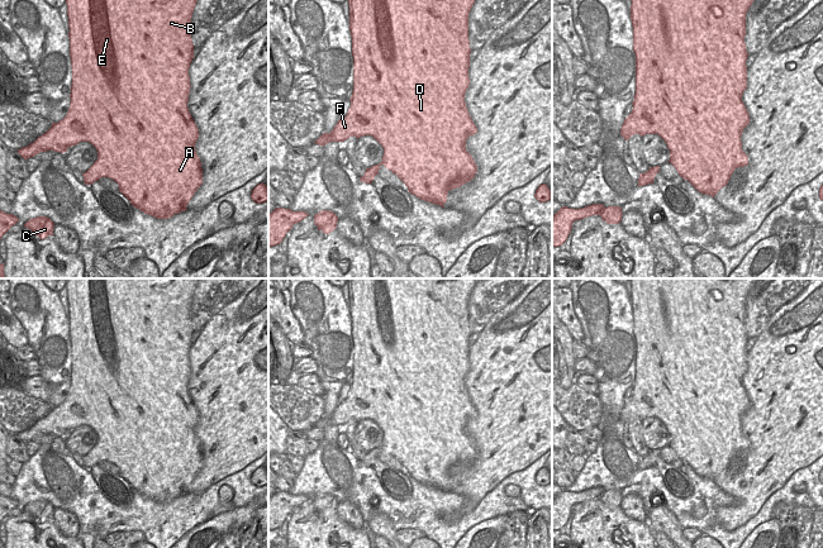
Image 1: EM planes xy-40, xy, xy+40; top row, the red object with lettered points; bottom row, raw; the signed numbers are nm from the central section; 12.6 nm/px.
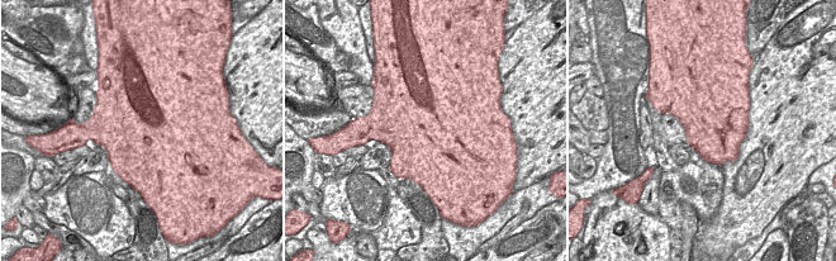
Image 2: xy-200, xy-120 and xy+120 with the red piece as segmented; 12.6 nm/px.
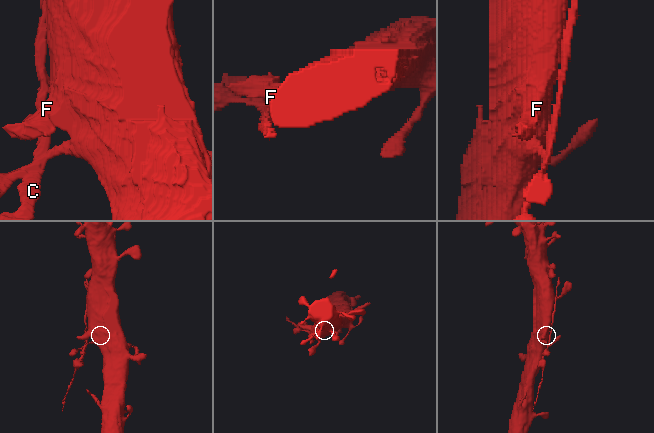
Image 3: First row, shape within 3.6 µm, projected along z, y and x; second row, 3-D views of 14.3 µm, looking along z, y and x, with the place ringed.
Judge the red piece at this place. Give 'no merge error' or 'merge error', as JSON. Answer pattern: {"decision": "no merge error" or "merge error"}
{"decision": "merge error"}

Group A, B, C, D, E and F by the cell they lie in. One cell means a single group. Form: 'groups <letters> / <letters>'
groups A B D E F / C

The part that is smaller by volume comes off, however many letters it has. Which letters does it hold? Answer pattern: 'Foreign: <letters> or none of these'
Foreign: C

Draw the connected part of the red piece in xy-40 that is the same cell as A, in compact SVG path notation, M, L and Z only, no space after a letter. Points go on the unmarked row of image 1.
M66 278L70 311L70 340L72 351L71 386L68 396L58 406L52 406L52 410L33 427L18 433L20 440L28 443L47 434L65 437L70 430L76 429L80 425L89 425L96 432L97 443L86 456L82 457L85 468L91 468L101 461L109 461L119 468L119 475L134 491L157 502L168 502L175 497L187 494L186 490L189 485L203 467L201 445L195 434L199 413L187 391L191 371L189 352L194 342L190 309L198 281L199 278Z

